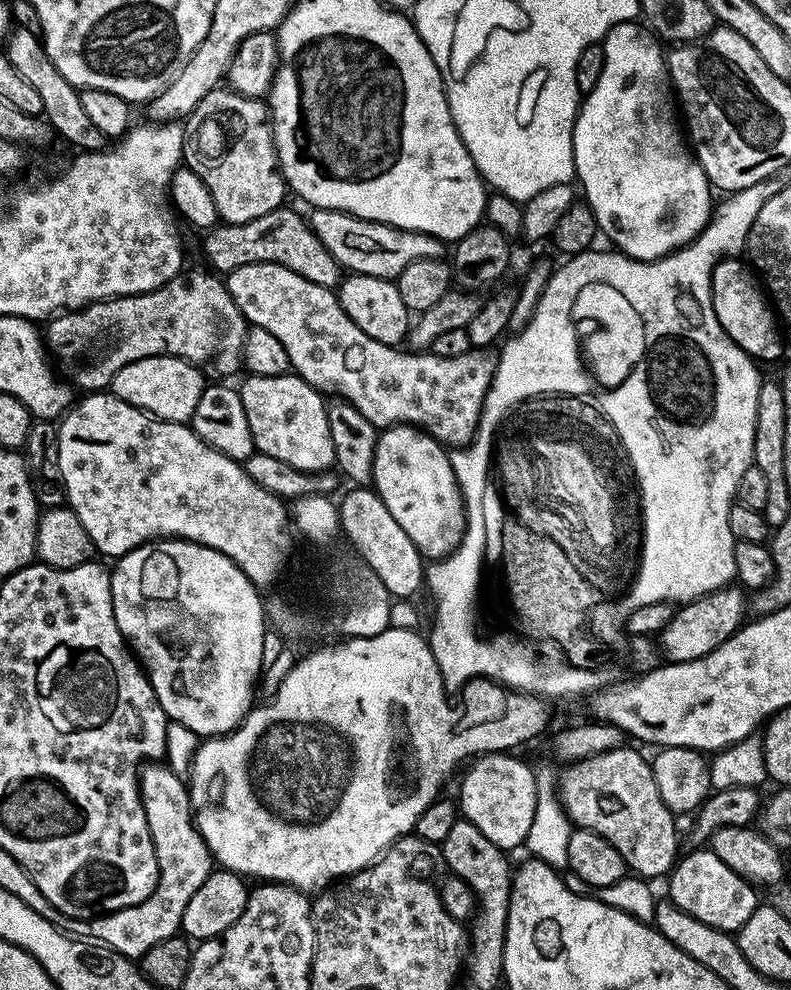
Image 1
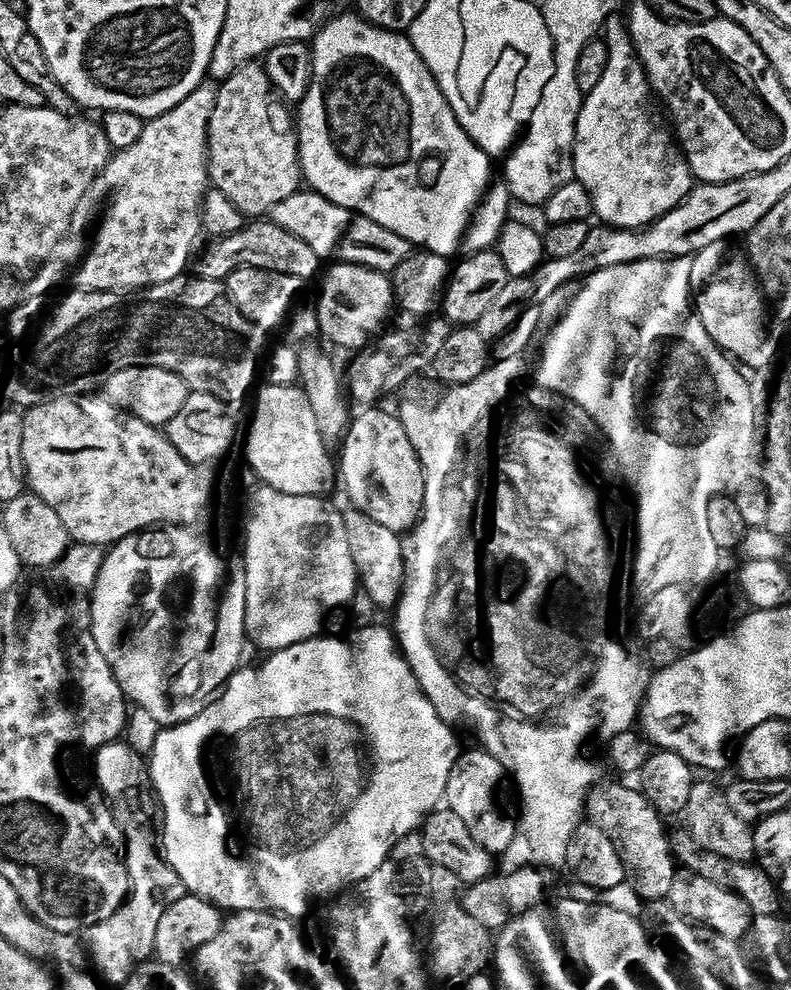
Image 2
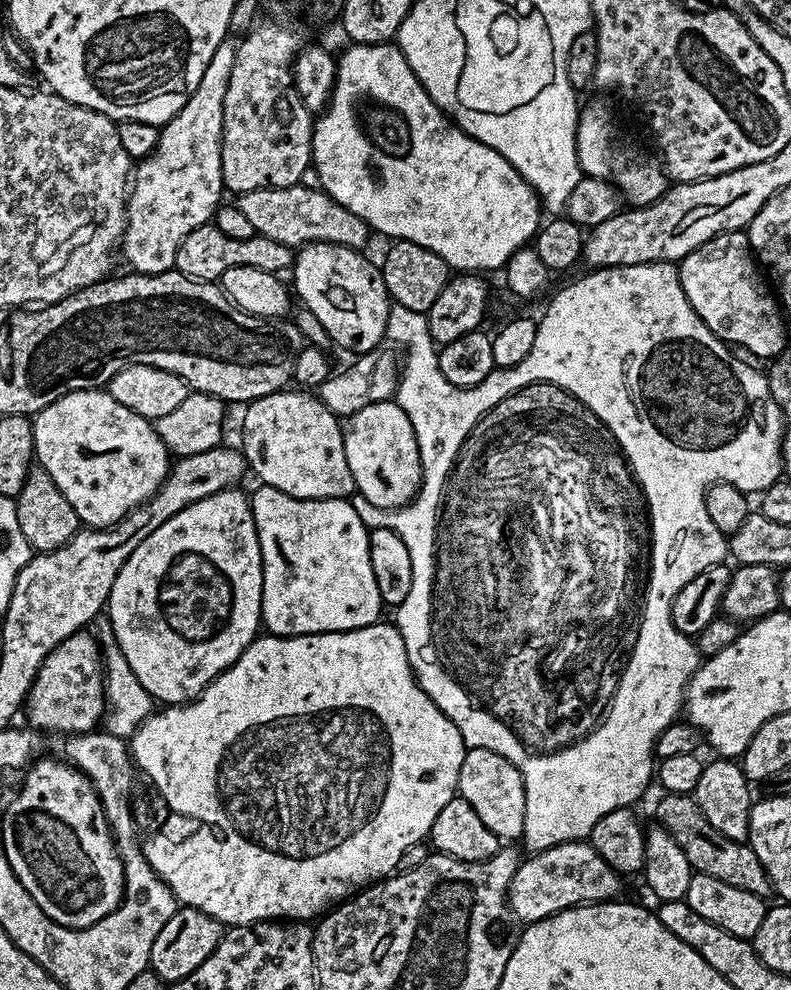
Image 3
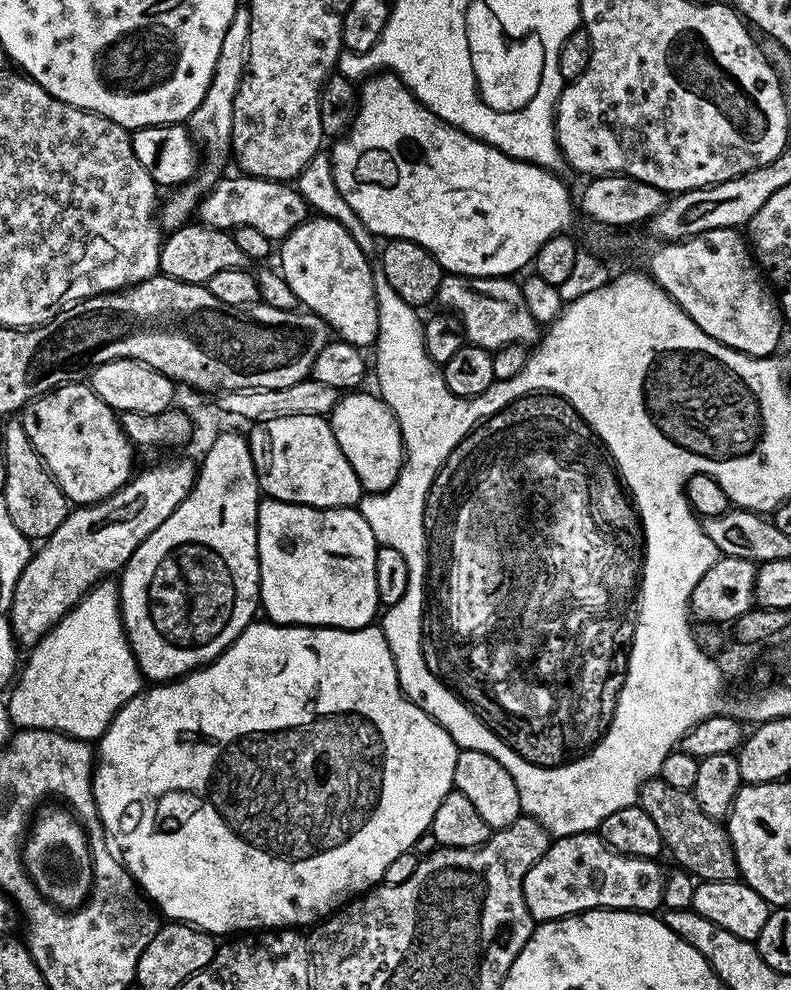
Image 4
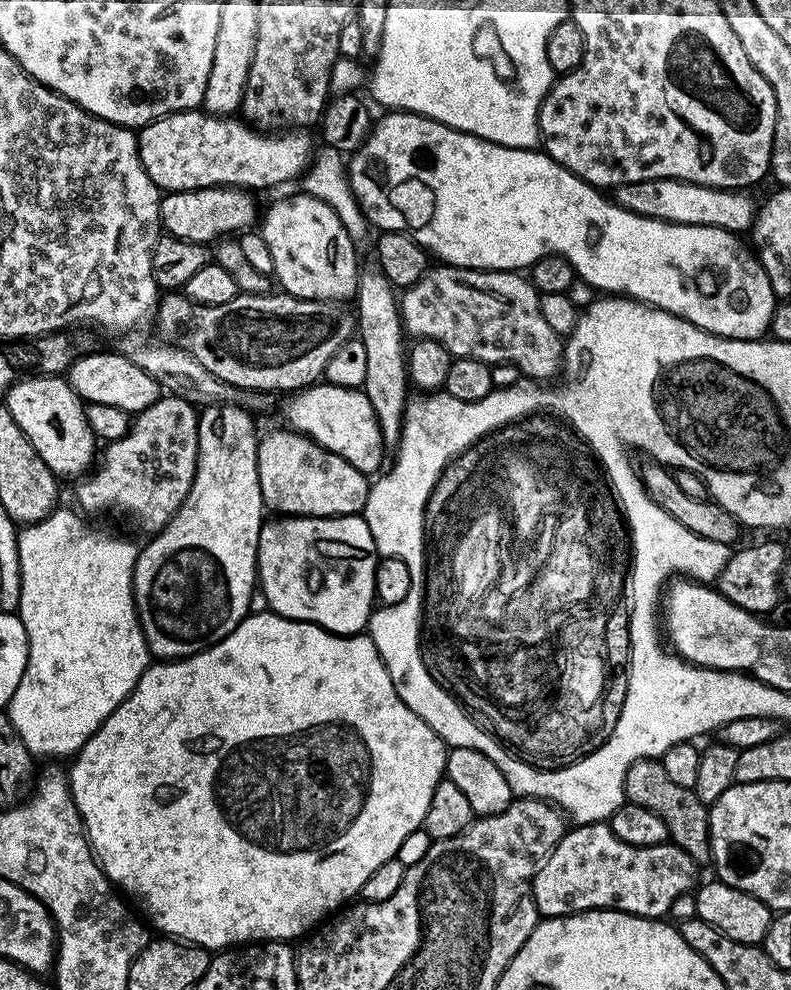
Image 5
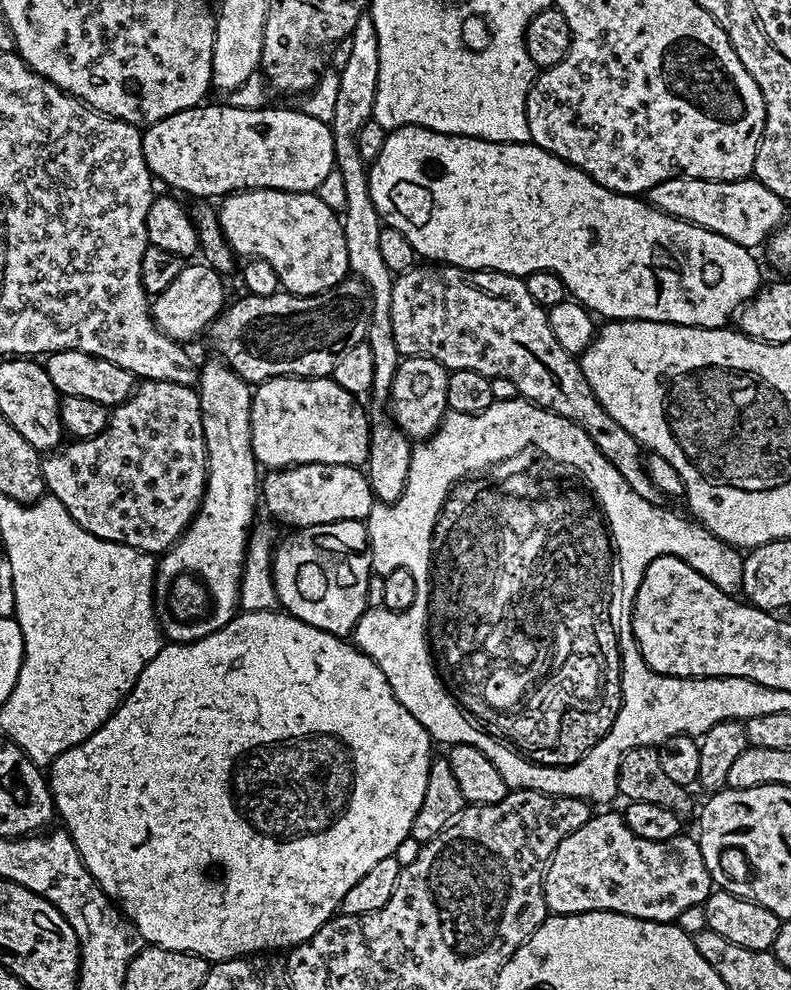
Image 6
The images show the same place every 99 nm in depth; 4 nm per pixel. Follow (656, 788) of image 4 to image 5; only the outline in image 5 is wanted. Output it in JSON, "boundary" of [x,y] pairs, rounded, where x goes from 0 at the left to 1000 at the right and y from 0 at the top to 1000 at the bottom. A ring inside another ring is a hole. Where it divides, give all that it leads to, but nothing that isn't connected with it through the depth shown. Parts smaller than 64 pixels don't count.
{"boundary":[[[833,767],[808,768],[791,778],[789,806],[795,812],[817,814],[817,818],[827,818],[837,830],[842,830],[842,838],[848,852],[857,854],[872,867],[890,871],[900,864],[895,849],[895,816],[880,805],[879,799],[867,794],[857,794],[842,782],[838,771]]]}

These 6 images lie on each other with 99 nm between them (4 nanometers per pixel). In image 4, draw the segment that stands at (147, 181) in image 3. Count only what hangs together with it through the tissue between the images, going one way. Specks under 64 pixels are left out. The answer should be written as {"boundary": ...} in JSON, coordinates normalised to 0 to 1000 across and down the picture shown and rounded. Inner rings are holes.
{"boundary":[[[300,7],[296,18],[286,30],[286,38],[281,38],[281,51],[276,51],[276,63],[271,67],[271,75],[265,79],[265,87],[245,115],[235,123],[235,128],[247,144],[255,147],[255,173],[235,186],[229,186],[212,203],[206,203],[200,218],[209,231],[226,230],[239,221],[238,218],[249,213],[259,194],[273,185],[276,179],[284,173],[283,165],[290,165],[293,148],[293,124],[296,123],[296,99],[301,95],[303,81],[308,77],[308,67],[314,63],[314,39],[316,38],[316,22],[312,7]]]}

